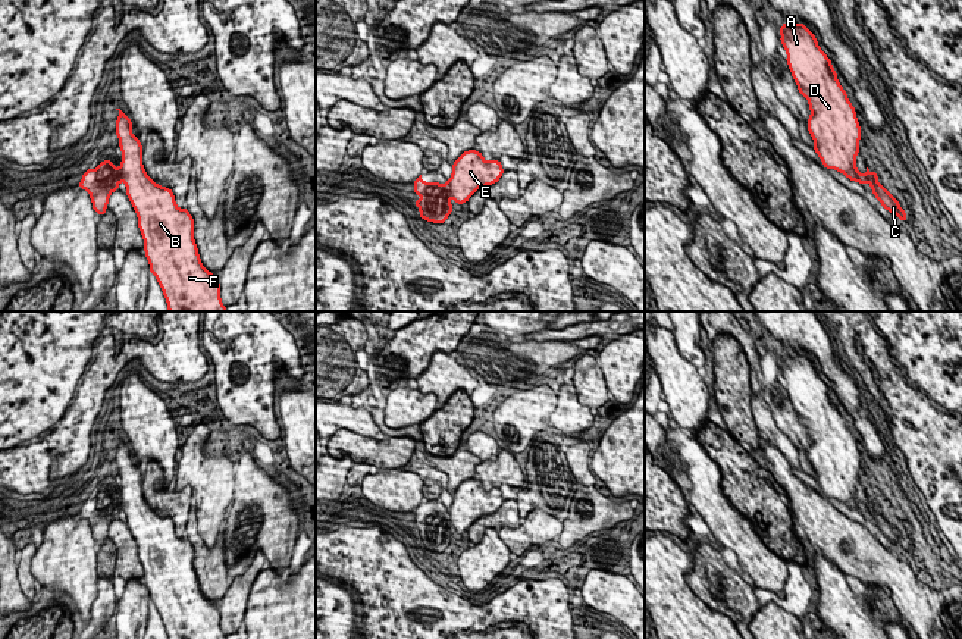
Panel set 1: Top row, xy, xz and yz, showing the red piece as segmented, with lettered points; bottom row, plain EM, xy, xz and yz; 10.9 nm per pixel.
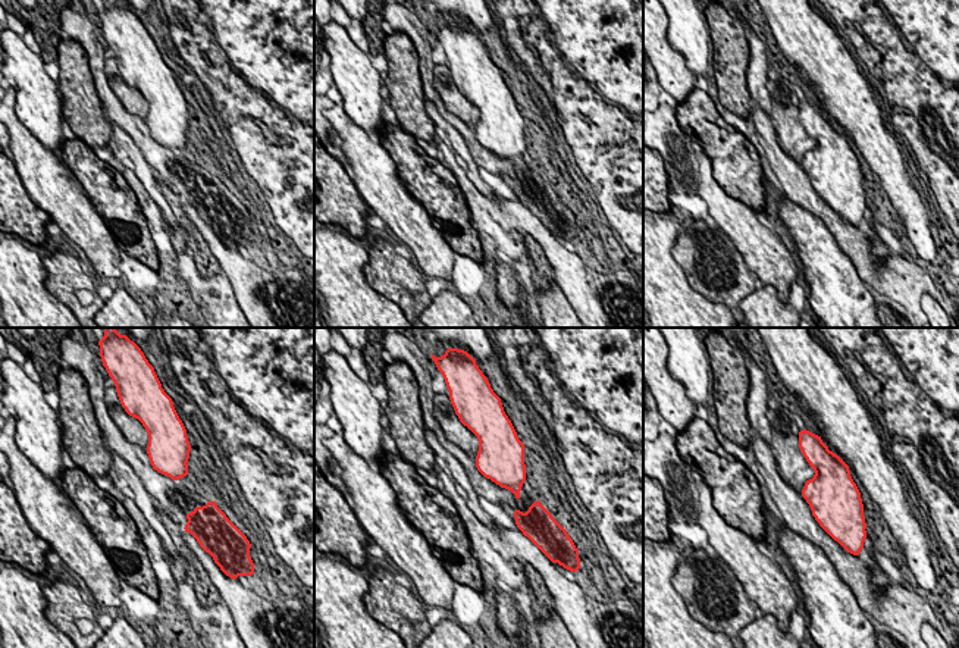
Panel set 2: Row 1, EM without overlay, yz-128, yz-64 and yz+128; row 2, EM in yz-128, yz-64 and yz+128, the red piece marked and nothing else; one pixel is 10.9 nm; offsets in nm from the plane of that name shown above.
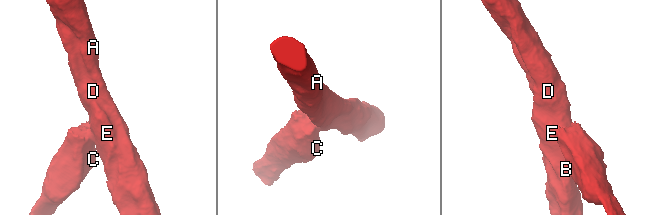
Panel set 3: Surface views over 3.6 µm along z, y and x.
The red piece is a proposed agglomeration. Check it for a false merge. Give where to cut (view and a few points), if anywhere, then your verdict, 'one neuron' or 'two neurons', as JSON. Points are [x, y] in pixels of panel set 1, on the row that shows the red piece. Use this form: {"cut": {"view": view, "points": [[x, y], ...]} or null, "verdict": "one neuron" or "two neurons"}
{"cut": {"view": "xz", "points": [[447, 181], [451, 194]]}, "verdict": "two neurons"}

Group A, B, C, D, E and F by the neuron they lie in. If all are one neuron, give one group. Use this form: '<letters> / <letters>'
A B D E F / C

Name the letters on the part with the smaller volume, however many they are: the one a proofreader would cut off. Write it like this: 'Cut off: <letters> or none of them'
Cut off: C

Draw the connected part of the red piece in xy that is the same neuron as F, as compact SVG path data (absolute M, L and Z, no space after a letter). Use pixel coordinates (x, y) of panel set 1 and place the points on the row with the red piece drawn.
M120 109L116 135L122 150L122 182L138 216L150 272L156 276L169 311L226 311L220 284L209 272L194 239L194 219L175 203L170 188L160 187L142 166L142 145L132 135L131 118Z

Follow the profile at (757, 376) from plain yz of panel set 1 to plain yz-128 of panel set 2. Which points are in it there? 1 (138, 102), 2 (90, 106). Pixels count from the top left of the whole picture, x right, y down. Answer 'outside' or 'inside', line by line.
1: outside
2: outside

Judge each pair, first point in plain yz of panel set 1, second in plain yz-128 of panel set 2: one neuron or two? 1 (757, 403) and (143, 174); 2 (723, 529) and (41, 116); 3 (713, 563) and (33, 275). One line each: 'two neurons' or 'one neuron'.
1: one neuron
2: two neurons
3: two neurons

